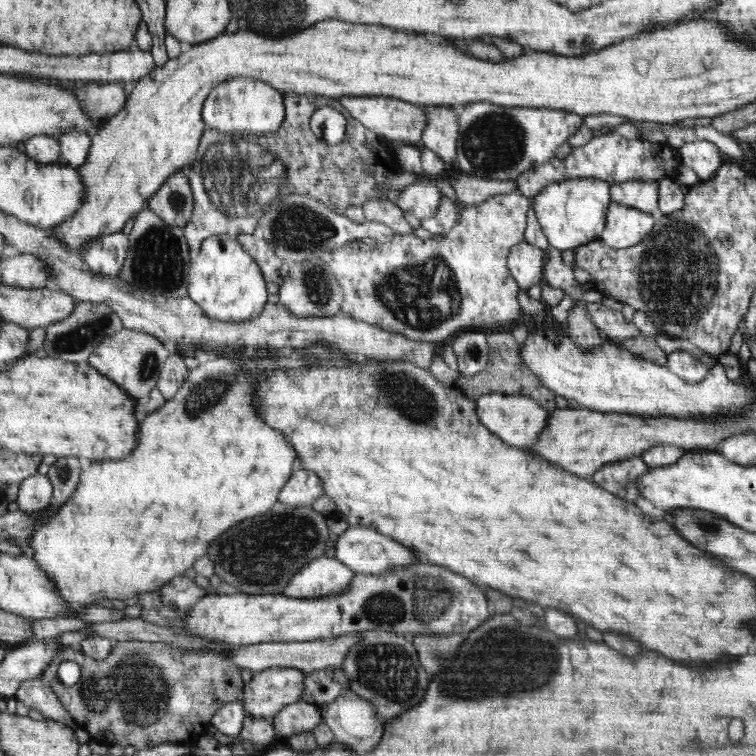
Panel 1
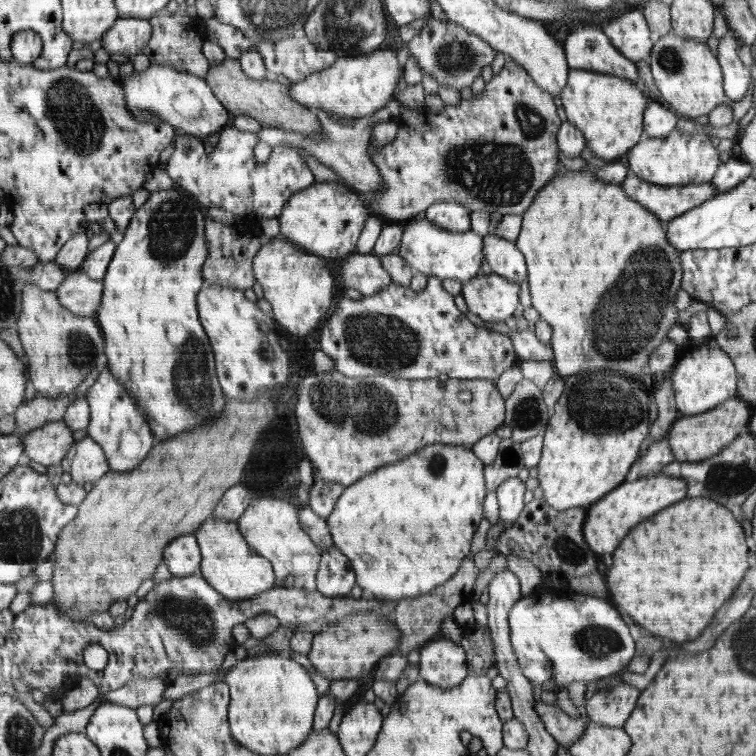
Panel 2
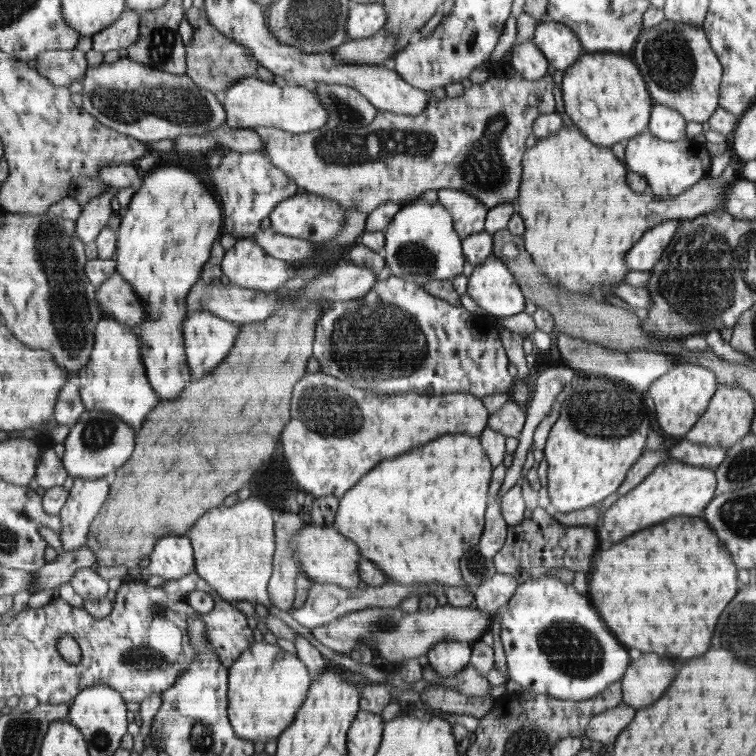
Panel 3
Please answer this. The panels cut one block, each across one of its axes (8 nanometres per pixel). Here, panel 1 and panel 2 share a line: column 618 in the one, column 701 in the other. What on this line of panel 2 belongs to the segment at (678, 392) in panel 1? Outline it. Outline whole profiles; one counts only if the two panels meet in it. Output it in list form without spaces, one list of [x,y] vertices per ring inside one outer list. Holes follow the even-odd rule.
[[[716,343],[712,345],[697,344],[695,348],[682,353],[673,367],[672,387],[674,387],[674,398],[677,409],[681,416],[694,416],[718,406],[726,399],[738,395],[737,392],[737,370],[731,358]]]

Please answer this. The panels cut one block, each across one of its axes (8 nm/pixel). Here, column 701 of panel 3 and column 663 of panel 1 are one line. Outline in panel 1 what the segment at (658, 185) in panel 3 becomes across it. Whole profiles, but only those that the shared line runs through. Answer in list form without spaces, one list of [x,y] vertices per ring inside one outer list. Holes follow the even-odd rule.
[[[618,132],[596,135],[590,142],[573,150],[562,159],[552,157],[541,166],[536,166],[516,178],[515,190],[527,198],[533,198],[546,185],[572,181],[573,179],[596,179],[618,185],[629,181],[660,183],[665,179],[678,178],[682,159],[667,143],[648,140],[626,140]]]

